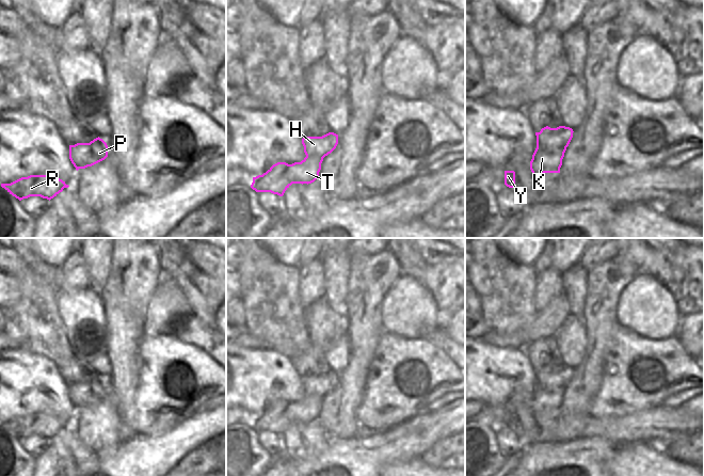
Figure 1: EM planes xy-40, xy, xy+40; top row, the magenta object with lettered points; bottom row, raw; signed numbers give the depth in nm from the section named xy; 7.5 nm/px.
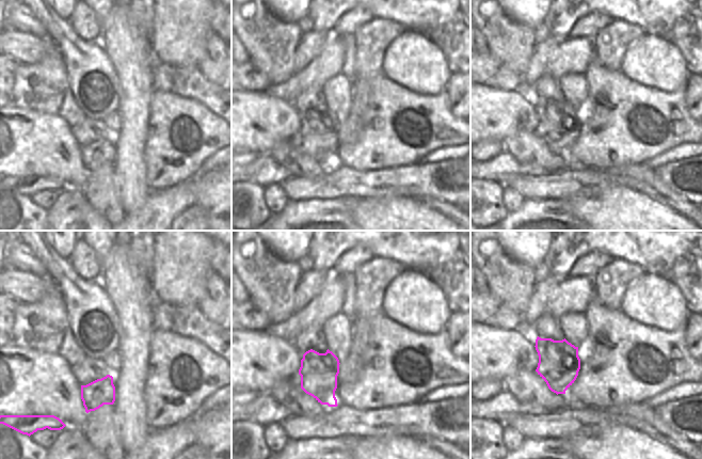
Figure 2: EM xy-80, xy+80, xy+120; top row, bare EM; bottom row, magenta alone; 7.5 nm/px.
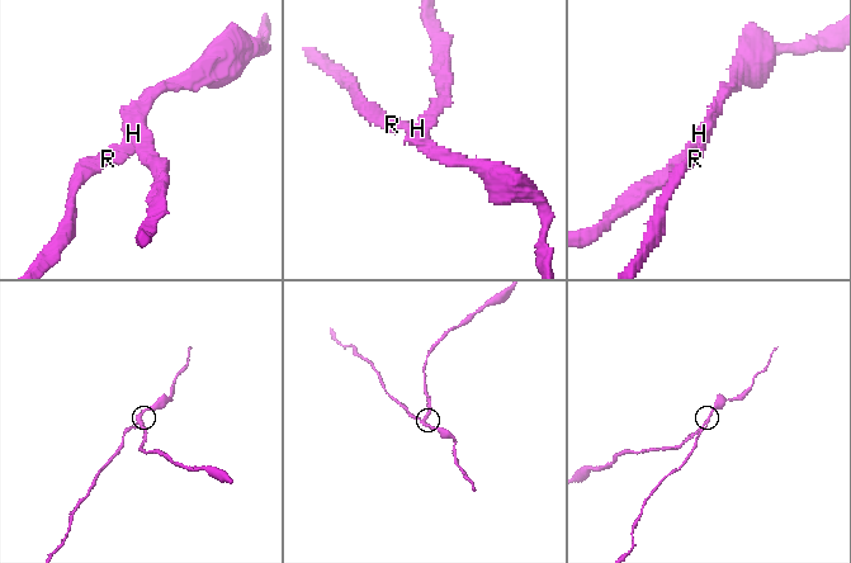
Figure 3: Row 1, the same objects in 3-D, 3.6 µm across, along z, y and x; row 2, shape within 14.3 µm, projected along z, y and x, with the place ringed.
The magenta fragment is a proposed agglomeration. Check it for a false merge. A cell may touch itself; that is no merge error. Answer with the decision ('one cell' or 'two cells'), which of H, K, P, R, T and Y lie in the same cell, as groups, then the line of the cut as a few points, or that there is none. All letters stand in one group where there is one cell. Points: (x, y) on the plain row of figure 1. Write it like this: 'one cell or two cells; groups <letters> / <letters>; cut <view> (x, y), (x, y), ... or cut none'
two cells; groups H P / K R T Y; cut xy+40 (565, 366), (556, 375), (544, 374), (541, 377), (540, 384)

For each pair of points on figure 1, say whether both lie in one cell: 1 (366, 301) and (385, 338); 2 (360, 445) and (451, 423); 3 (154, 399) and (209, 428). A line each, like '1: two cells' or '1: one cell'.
1: two cells
2: one cell
3: two cells

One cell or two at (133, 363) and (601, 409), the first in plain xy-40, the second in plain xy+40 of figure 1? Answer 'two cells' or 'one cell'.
two cells

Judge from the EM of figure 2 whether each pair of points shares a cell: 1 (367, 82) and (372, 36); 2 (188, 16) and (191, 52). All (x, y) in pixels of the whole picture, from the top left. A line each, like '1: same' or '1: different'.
1: same
2: same

